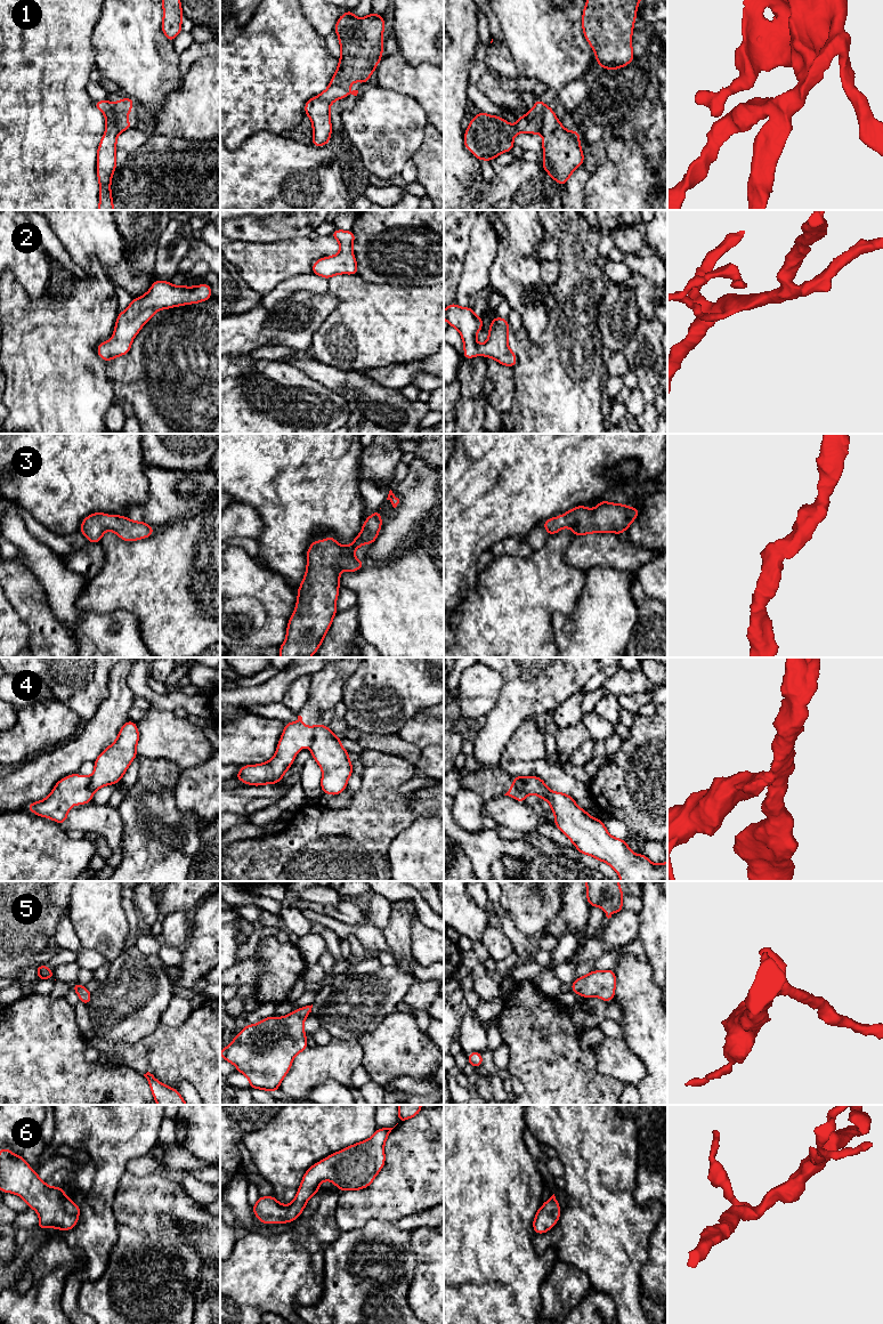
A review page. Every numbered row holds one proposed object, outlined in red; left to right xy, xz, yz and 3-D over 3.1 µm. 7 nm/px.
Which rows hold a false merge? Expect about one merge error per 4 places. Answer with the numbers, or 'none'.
1, 4

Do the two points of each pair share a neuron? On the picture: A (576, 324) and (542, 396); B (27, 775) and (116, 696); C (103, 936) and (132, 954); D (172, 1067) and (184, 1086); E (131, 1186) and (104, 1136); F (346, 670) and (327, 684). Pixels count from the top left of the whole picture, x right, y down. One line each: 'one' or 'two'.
A: one
B: one
C: two
D: two
E: two
F: one

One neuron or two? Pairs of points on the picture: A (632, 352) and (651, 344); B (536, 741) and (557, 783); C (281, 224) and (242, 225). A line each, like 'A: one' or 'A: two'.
A: one
B: two
C: one

